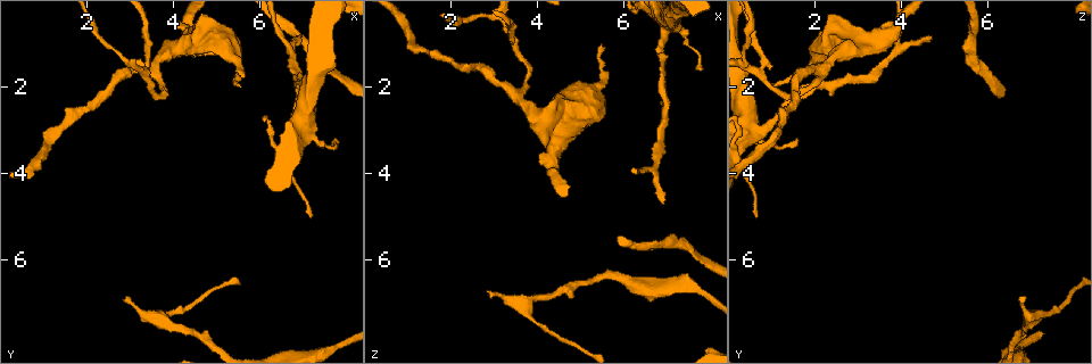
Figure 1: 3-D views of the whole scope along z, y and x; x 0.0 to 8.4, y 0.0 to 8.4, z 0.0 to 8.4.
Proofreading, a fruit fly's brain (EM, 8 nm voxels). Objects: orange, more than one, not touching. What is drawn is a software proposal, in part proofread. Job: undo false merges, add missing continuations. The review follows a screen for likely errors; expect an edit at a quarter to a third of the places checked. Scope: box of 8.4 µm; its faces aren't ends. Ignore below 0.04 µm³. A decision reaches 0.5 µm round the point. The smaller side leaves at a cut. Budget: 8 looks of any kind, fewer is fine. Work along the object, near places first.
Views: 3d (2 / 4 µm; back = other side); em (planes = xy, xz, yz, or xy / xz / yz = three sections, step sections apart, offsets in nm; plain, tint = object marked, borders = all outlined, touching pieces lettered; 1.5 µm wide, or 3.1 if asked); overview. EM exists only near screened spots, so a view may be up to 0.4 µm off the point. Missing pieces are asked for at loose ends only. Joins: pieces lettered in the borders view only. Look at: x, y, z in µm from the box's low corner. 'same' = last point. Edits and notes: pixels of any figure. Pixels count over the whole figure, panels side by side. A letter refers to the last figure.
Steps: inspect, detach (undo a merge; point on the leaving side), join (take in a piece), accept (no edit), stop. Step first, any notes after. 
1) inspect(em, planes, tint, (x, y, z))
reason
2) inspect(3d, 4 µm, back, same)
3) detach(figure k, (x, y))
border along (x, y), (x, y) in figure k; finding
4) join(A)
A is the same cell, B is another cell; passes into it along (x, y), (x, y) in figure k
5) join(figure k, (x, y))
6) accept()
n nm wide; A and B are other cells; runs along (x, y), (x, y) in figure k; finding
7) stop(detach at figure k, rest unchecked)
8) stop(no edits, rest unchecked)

inspect(3d, 2 µm, (3.00, 6.85, 6.85))
branch stops here

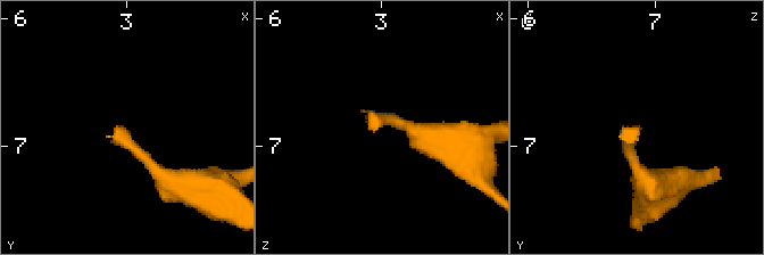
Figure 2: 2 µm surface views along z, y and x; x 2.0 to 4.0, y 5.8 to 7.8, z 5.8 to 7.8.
inspect(em, planes, borders, (2.94, 6.82, 6.90))
need the tissue

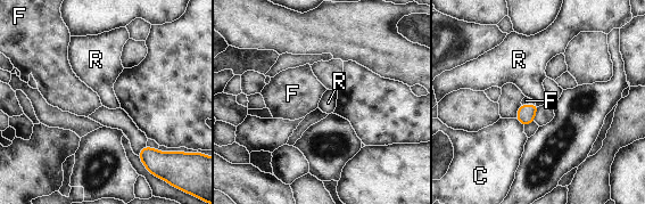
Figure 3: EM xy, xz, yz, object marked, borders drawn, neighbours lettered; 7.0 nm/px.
join(F)
F is the same cell, C and R are other cells; passes into it along (526, 114), (528, 105), (526, 100) in figure 3; the neuron continues

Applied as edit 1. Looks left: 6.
inspect(overview)

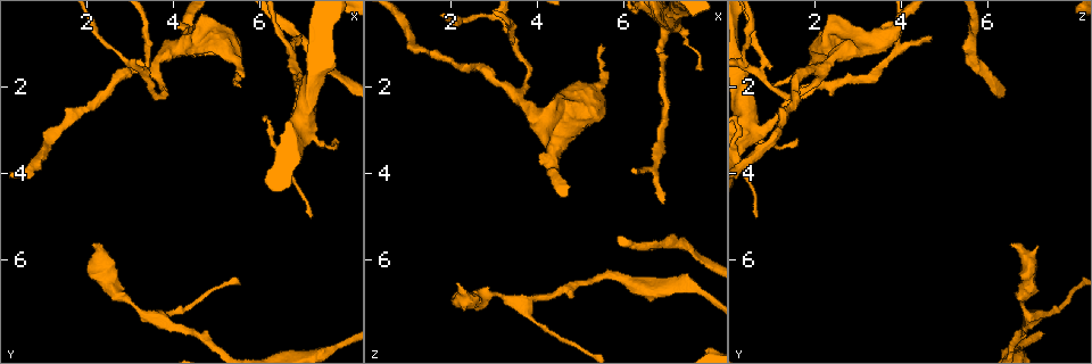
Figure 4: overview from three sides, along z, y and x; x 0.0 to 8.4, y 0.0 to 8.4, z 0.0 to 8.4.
inspect(3d, 4 µm, (7.75, 3.20, 1.60))
tapers out

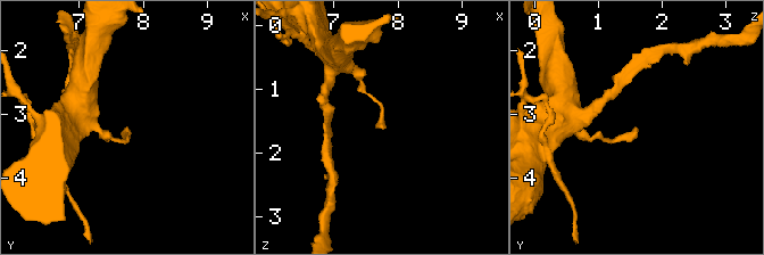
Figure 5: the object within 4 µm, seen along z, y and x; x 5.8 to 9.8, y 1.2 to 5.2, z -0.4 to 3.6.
inspect(em, planes, tint, (7.75, 3.20, 1.60))

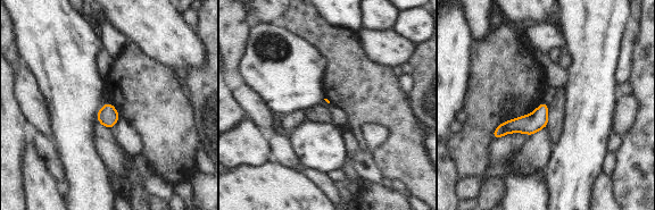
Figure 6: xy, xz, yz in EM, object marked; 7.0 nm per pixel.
inspect(em, planes, borders, same)
see the neighbours

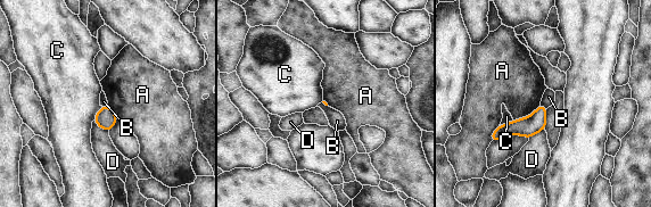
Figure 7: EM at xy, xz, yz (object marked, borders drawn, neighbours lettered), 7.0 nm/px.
accept()
A, B, C and D are other cells; border along (107, 104), (101, 106) in figure 7; no lettered piece goes on from it

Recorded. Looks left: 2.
inspect(em, planes, tint, (5.55, 1.95, 1.10))
branch stops here

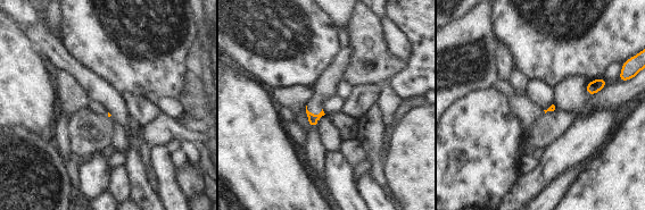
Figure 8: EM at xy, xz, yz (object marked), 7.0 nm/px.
inspect(em, planes, borders, same)
what lies round it

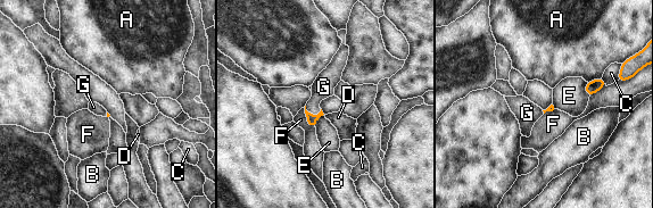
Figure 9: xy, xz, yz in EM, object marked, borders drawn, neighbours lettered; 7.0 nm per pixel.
join(G)
G is the same cell, A, B, C, D, E and F are other cells; passes into it along (312, 119), (312, 114), (323, 86) in figure 9; the neuron continues

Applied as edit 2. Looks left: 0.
stop(join at figure 3, join at figure 9, rest unchecked)

